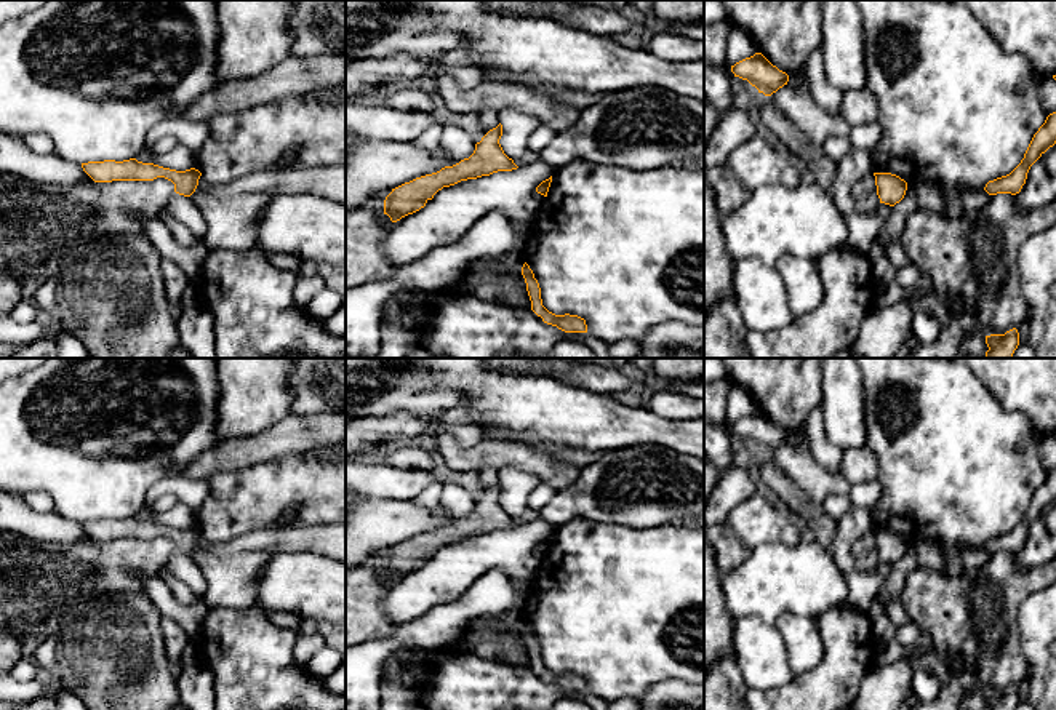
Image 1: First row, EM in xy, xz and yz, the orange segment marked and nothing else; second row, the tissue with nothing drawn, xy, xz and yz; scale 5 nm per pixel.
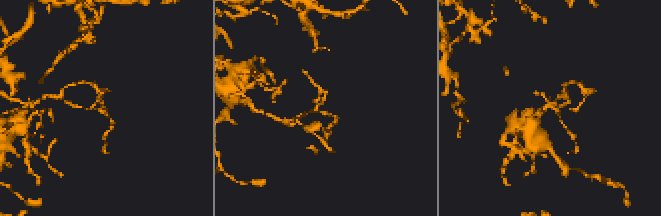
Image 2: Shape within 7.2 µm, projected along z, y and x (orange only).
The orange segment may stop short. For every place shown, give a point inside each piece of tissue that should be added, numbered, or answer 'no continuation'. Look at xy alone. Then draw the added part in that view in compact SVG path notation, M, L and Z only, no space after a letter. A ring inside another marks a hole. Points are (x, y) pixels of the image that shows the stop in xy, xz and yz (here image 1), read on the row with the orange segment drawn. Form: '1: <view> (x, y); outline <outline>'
no continuation

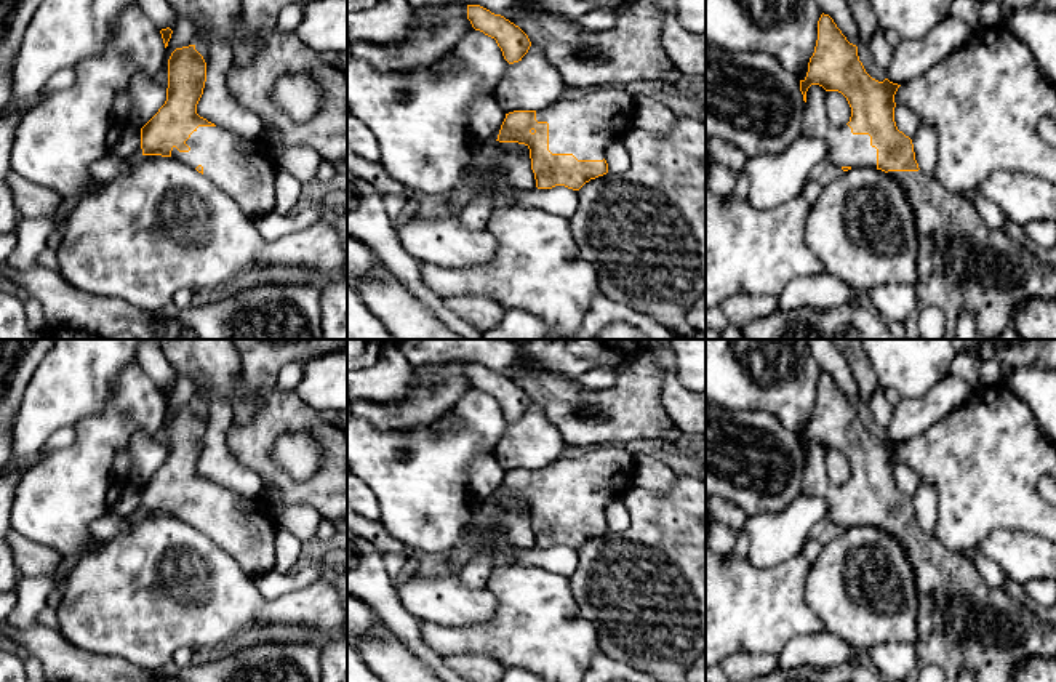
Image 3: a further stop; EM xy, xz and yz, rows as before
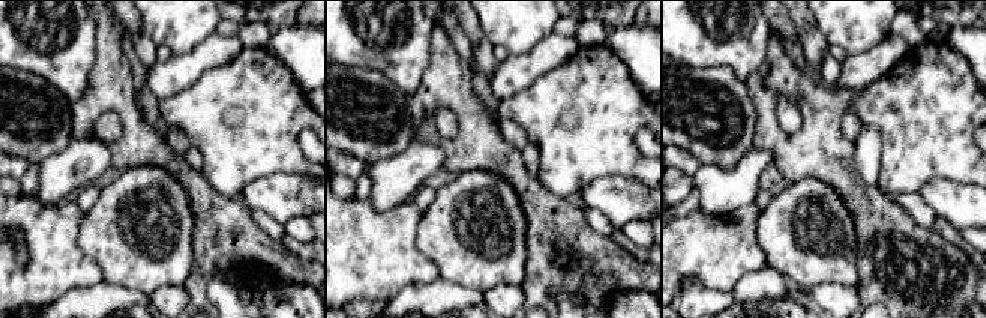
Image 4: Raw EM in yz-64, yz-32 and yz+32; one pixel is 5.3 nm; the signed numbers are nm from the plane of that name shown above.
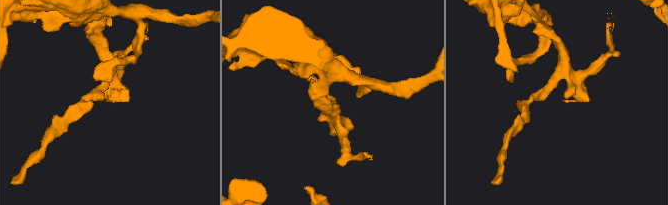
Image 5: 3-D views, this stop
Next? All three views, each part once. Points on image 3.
1: xz (584, 127); outline M618 86L590 90L579 99L558 98L536 110L536 120L549 123L549 150L573 154L578 160L603 160L608 146L634 128L634 117L634 96Z

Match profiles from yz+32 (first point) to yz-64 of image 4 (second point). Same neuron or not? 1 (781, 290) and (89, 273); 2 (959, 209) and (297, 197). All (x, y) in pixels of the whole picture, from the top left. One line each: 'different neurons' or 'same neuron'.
1: different neurons
2: same neuron

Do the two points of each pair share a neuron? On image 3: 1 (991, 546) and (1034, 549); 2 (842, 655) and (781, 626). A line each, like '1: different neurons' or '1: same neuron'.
1: same neuron
2: different neurons

